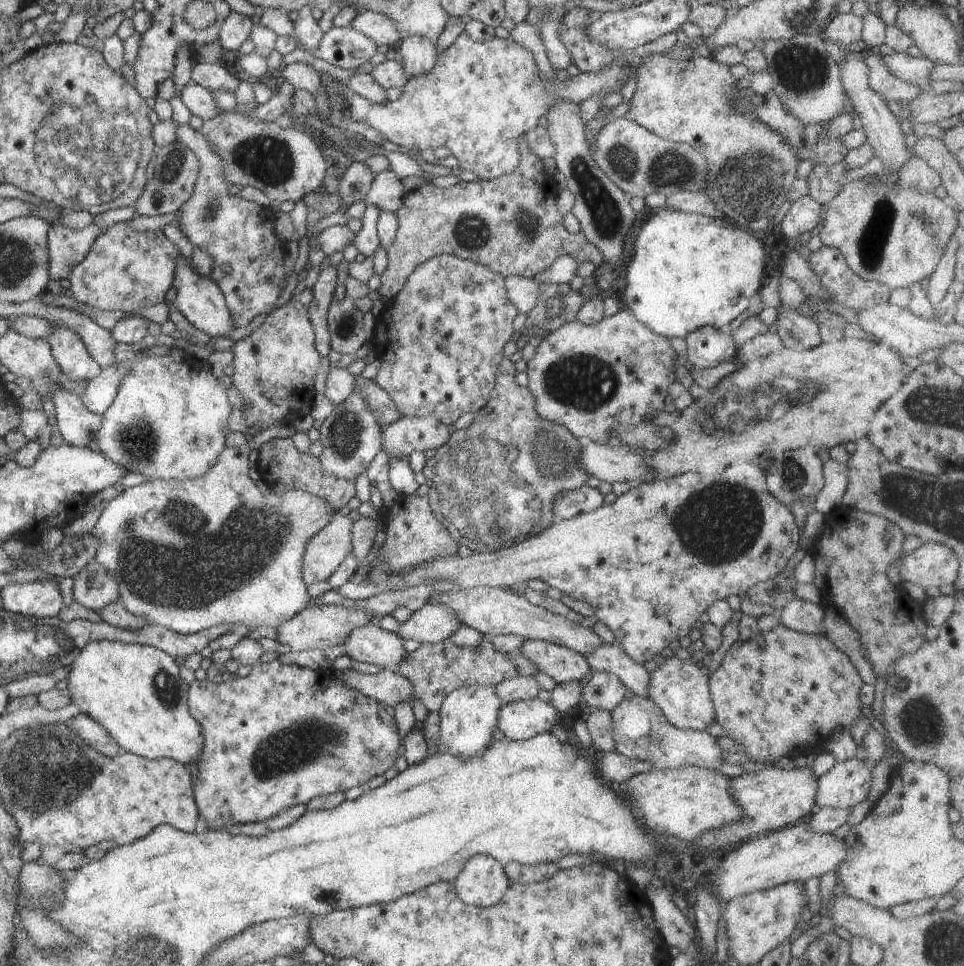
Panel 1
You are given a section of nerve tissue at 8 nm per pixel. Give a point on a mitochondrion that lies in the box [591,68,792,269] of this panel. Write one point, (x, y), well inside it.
(668, 167)

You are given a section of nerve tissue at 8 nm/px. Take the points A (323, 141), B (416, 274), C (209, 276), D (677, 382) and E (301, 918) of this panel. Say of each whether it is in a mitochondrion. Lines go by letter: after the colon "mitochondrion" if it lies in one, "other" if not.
A: other
B: other
C: other
D: other
E: other

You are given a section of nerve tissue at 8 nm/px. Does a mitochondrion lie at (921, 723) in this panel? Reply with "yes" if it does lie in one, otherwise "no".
yes

